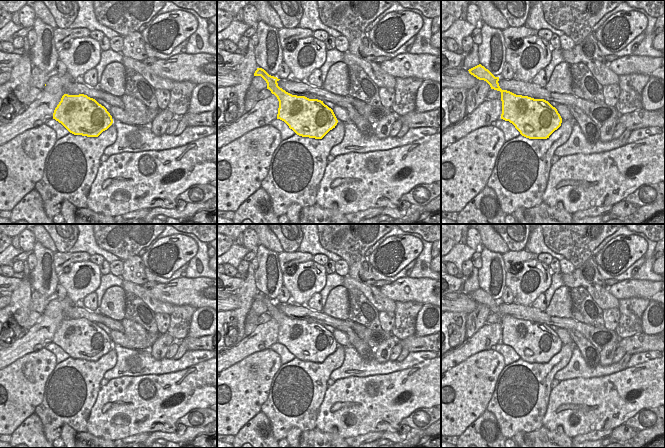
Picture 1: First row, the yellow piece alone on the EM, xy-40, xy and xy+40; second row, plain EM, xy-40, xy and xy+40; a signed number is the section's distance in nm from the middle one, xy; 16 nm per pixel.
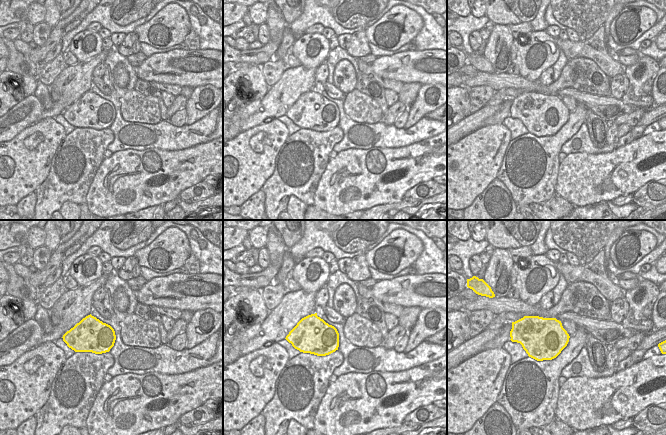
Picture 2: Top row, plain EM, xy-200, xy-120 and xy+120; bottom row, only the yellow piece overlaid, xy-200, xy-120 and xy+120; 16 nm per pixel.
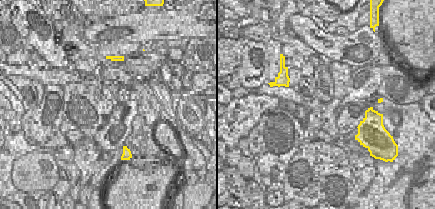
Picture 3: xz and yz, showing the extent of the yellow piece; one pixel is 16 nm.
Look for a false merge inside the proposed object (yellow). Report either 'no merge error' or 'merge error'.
no merge error

